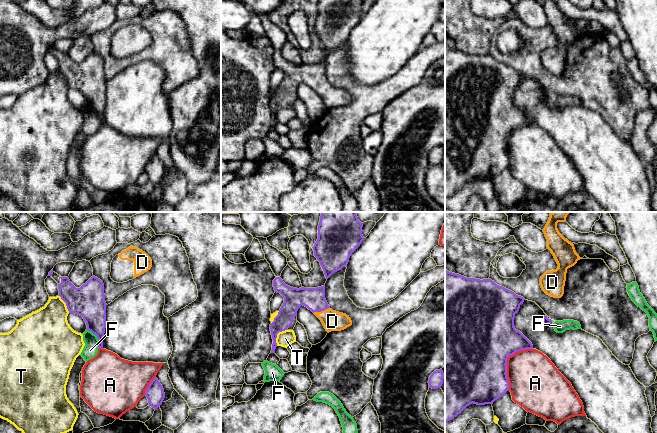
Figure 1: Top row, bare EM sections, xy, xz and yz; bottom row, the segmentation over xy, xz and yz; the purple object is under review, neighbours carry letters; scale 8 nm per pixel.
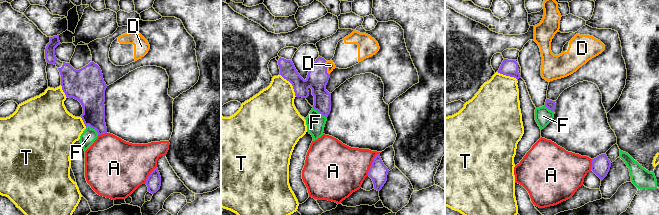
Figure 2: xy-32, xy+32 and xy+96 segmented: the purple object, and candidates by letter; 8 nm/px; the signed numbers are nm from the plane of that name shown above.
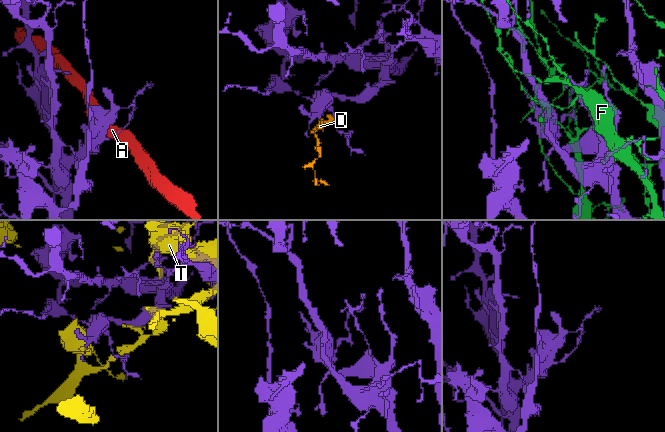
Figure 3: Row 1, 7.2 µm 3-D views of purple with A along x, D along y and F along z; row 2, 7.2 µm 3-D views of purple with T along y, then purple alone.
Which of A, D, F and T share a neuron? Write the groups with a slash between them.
A / D / F / T

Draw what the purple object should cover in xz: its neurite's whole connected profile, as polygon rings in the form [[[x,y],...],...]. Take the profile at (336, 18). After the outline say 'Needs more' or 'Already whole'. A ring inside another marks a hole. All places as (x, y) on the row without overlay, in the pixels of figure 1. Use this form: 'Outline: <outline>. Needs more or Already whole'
Outline: [[[319,0],[314,32],[320,38],[326,55],[347,42],[352,29],[364,13],[363,0]]]. Already whole

